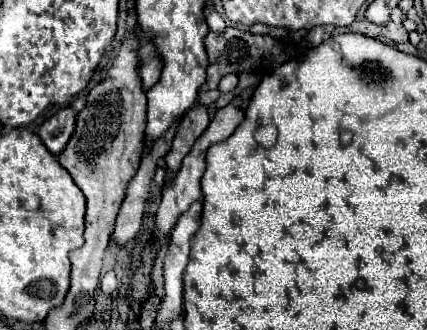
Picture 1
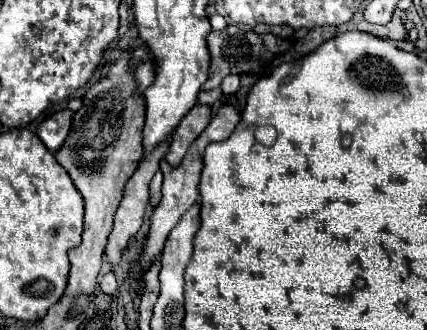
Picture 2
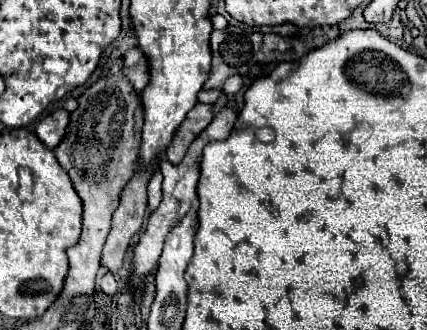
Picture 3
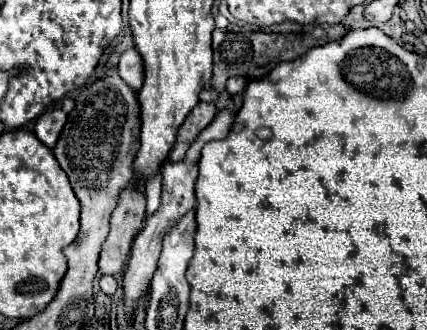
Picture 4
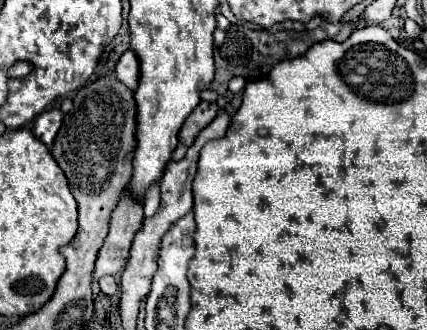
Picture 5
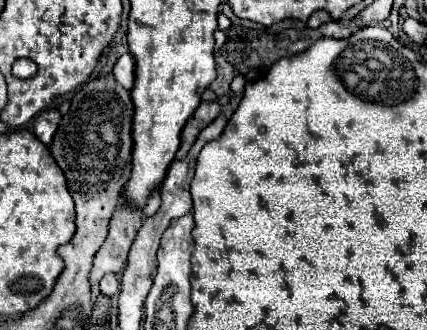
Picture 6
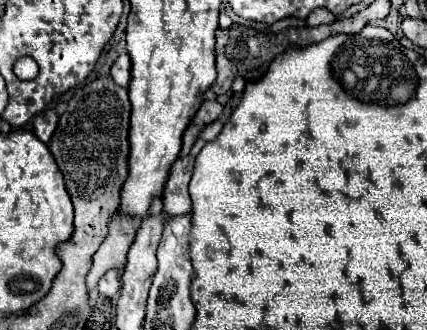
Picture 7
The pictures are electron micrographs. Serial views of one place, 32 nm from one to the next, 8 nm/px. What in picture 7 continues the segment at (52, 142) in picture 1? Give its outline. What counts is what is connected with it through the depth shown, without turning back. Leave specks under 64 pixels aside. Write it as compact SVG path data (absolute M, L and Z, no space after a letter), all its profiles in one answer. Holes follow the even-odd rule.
M44 110L44 112L40 112L40 114L34 116L34 122L32 122L34 134L36 134L44 144L48 144L50 136L52 136L52 132L54 132L54 128L56 128L56 124L58 124L58 114L56 114L54 110Z

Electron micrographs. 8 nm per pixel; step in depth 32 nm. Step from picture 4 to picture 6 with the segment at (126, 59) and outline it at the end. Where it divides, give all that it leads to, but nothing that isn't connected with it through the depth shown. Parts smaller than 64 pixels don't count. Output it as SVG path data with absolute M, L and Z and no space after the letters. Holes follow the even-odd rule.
M128 52L118 58L118 62L114 64L112 72L114 72L114 78L116 78L116 82L120 86L124 86L128 90L132 88L132 82L134 82L134 60L132 60L132 56Z

